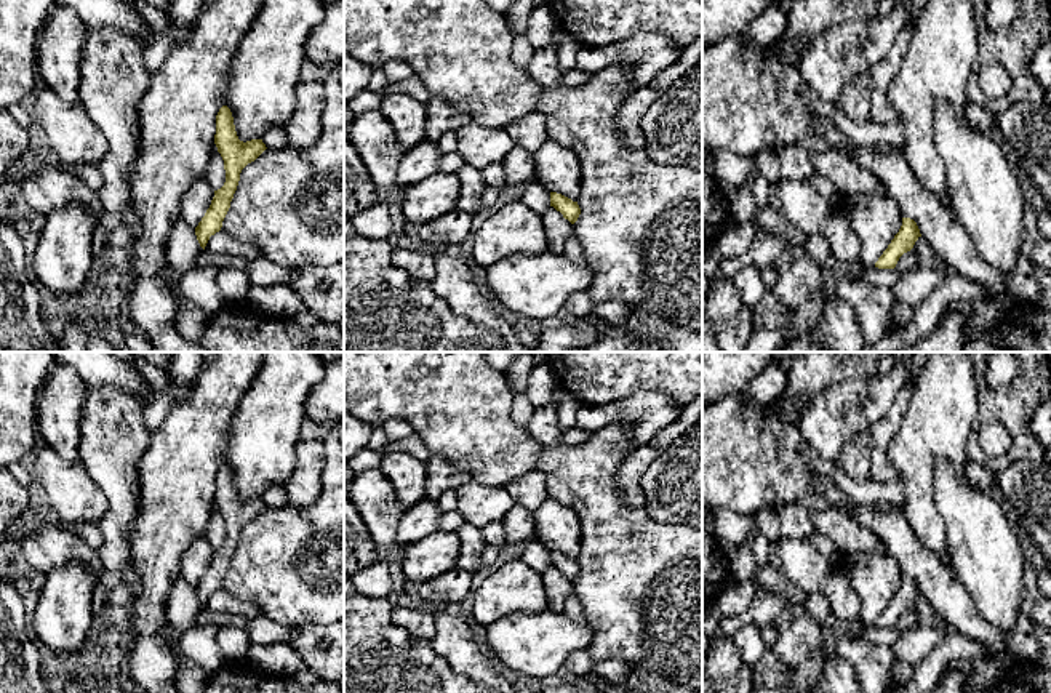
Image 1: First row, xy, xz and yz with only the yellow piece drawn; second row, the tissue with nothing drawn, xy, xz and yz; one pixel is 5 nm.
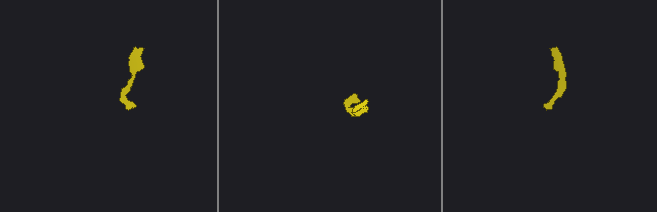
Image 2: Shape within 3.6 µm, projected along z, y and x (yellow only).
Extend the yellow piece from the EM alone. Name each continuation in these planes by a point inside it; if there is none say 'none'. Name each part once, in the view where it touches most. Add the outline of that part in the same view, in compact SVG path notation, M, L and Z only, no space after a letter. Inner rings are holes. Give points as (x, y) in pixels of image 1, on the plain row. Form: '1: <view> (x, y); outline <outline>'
none

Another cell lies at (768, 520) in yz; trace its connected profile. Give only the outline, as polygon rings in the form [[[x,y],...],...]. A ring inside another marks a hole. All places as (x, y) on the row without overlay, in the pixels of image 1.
[[[766,507],[760,511],[755,517],[755,527],[769,541],[781,539],[781,509]]]

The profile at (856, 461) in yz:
[[[859,432],[843,447],[840,466],[856,482],[865,482],[870,479],[872,456],[869,445],[869,432]]]

